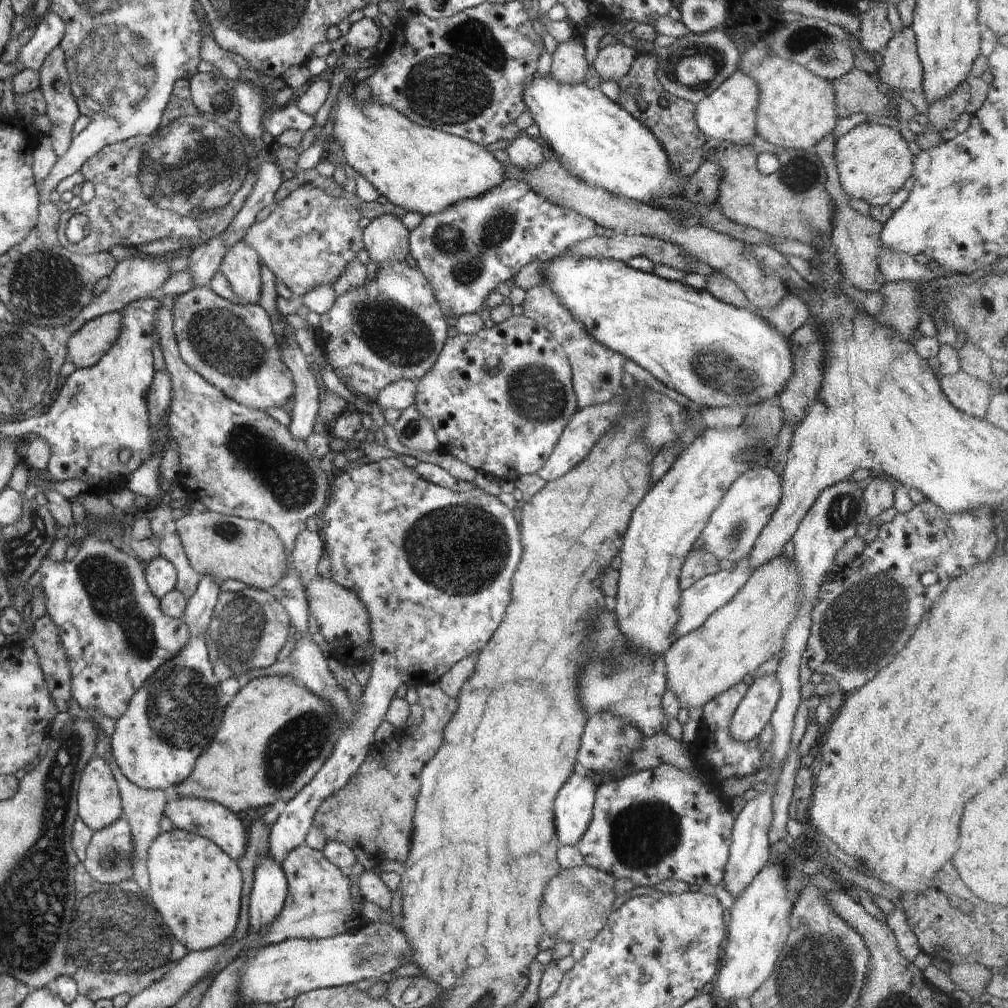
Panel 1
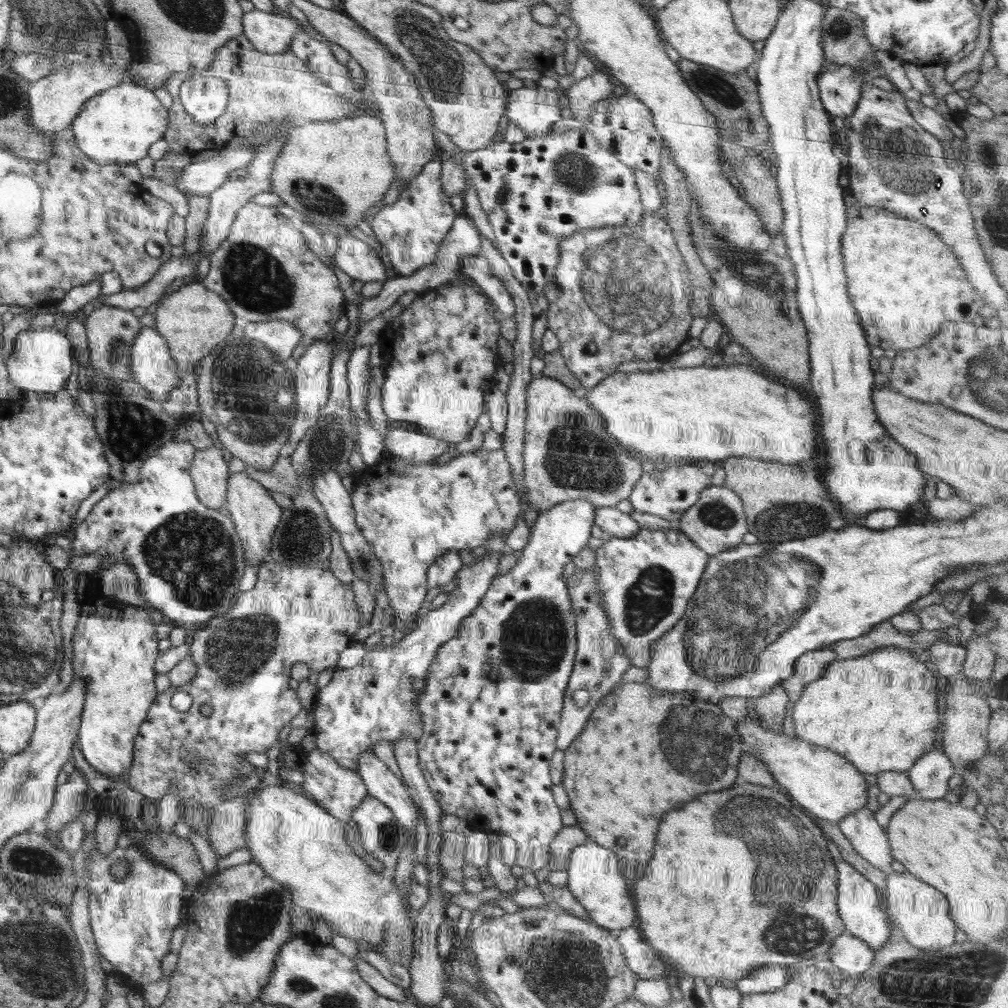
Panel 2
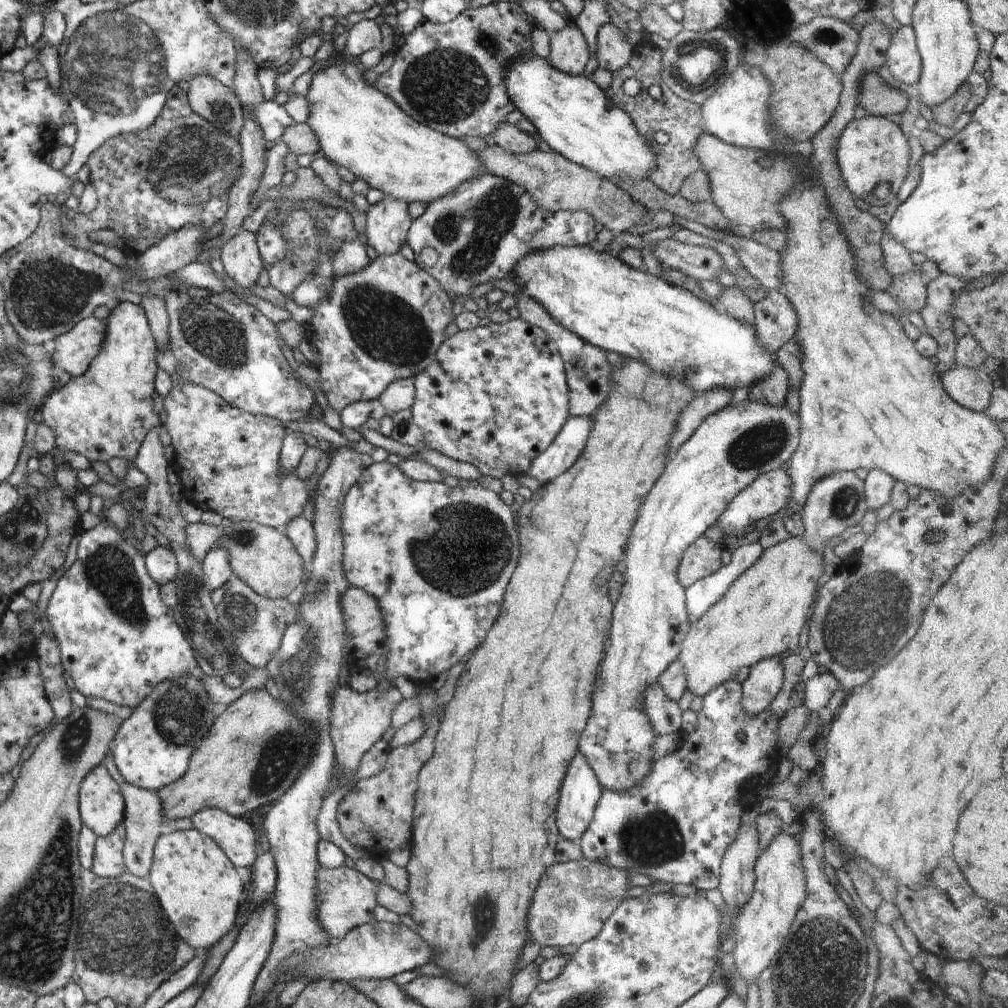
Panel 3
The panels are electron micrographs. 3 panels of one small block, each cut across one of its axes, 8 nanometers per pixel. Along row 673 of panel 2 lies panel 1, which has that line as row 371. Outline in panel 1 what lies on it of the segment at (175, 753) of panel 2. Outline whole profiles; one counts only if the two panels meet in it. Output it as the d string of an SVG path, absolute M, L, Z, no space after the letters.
M202 286L177 296L172 312L173 331L182 360L230 400L263 411L273 406L284 407L293 398L295 386L291 370L281 361L272 319L262 306L248 303L239 305L224 300L222 296L212 292L209 286Z

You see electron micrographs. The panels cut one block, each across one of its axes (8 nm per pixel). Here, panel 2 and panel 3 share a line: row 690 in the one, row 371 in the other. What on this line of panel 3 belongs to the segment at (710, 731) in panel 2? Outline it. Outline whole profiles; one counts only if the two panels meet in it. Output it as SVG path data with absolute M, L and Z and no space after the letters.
M622 358L621 366L611 368L610 378L612 380L610 396L591 417L592 428L584 452L565 473L560 474L548 484L541 485L528 502L524 501L518 512L520 546L522 546L520 552L522 554L520 554L518 568L514 570L512 580L506 588L500 618L494 622L492 630L488 632L488 636L484 637L484 642L476 650L473 650L464 664L464 672L457 678L452 700L444 708L443 717L435 736L434 754L418 773L410 840L412 854L410 861L405 866L409 878L407 893L413 904L410 916L417 924L416 932L435 950L437 956L434 963L449 970L451 978L455 981L474 989L481 998L479 1005L484 1002L495 1002L497 995L500 998L504 997L508 984L515 974L517 960L520 958L523 948L530 942L527 922L529 906L541 876L548 867L557 863L555 846L562 839L558 835L557 826L554 826L554 812L556 812L556 802L558 802L558 794L560 794L560 784L566 774L568 762L578 752L578 736L584 730L590 716L592 710L590 696L594 692L598 668L604 658L602 644L604 644L606 636L609 636L608 632L611 631L610 620L613 617L613 610L612 602L608 600L606 582L612 574L614 560L620 558L618 552L624 552L624 548L626 548L626 542L630 538L630 528L634 524L634 518L638 516L638 508L640 508L643 498L652 490L658 477L664 472L669 460L669 440L677 426L677 418L687 404L690 404L692 399L698 396L691 386L684 385L679 378L668 378L668 396L666 396L664 374L654 374L645 362L634 359Z

